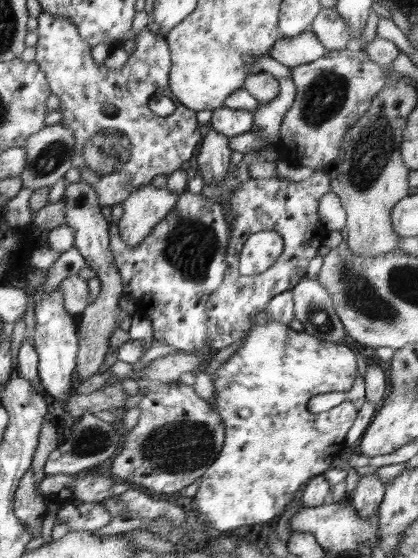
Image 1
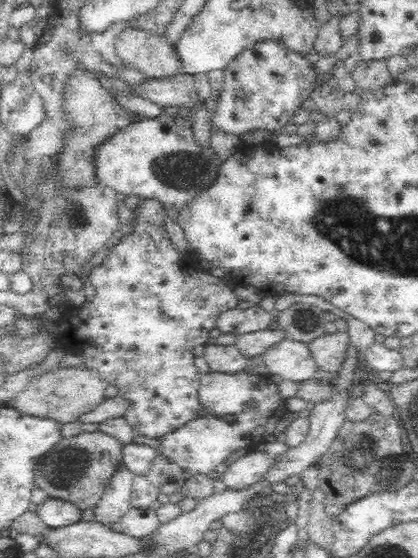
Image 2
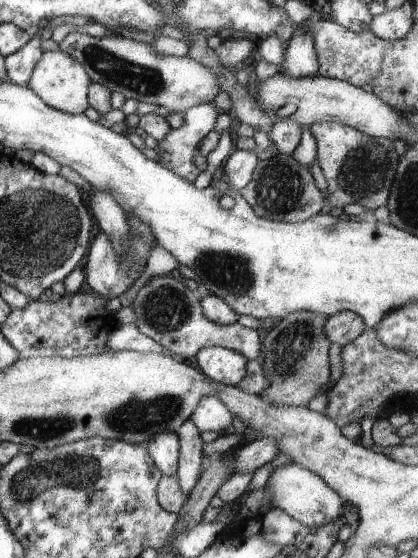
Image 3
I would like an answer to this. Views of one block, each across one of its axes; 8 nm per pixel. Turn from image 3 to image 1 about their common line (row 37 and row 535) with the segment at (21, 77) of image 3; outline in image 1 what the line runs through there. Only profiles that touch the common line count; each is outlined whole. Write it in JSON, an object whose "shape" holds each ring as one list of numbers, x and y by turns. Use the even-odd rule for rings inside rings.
{"shape":[[30,468,20,477,13,509,14,515,30,530,32,538,41,536,40,526,42,526,46,513,44,499,45,495,40,495,36,491,34,471]]}

